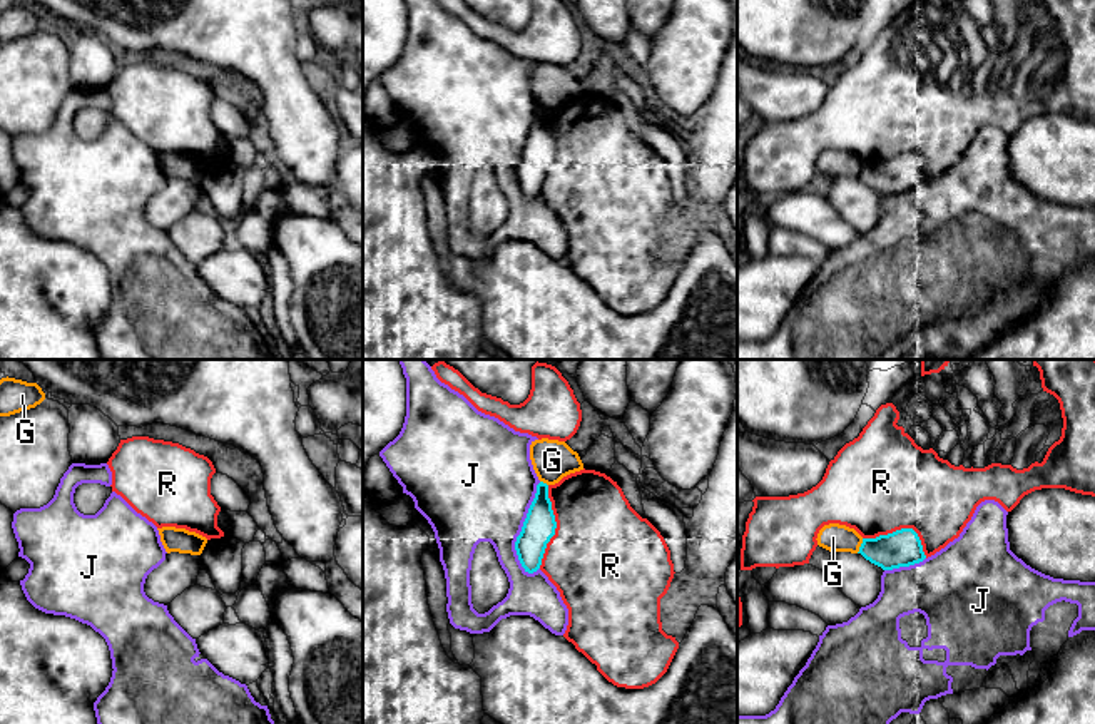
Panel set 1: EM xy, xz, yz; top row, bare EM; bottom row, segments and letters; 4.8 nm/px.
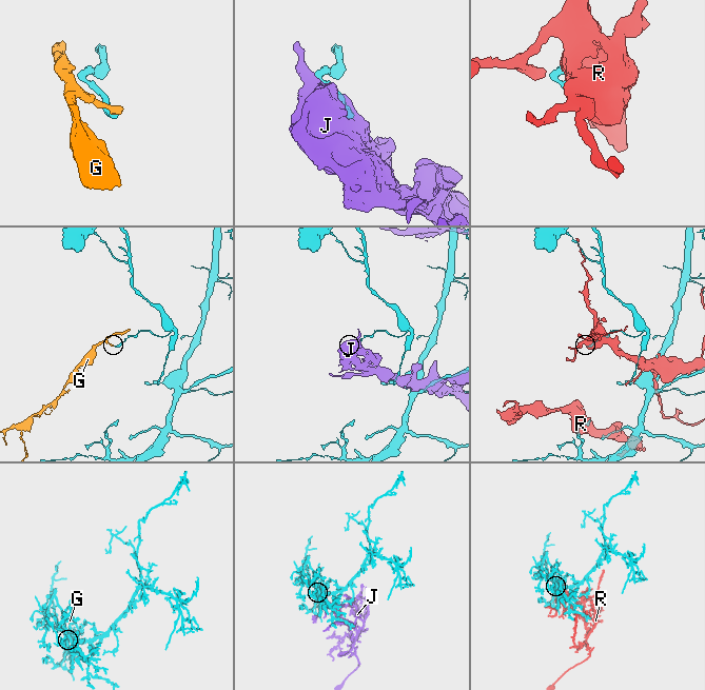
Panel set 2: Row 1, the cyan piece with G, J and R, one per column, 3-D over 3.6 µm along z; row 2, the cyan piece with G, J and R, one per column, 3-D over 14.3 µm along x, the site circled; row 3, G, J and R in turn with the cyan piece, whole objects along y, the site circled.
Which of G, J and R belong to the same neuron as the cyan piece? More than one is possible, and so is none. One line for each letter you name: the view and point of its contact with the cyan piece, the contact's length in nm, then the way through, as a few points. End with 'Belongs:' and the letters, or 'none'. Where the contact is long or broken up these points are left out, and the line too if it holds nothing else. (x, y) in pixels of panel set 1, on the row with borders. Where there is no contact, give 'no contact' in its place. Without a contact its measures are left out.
Belongs: none

